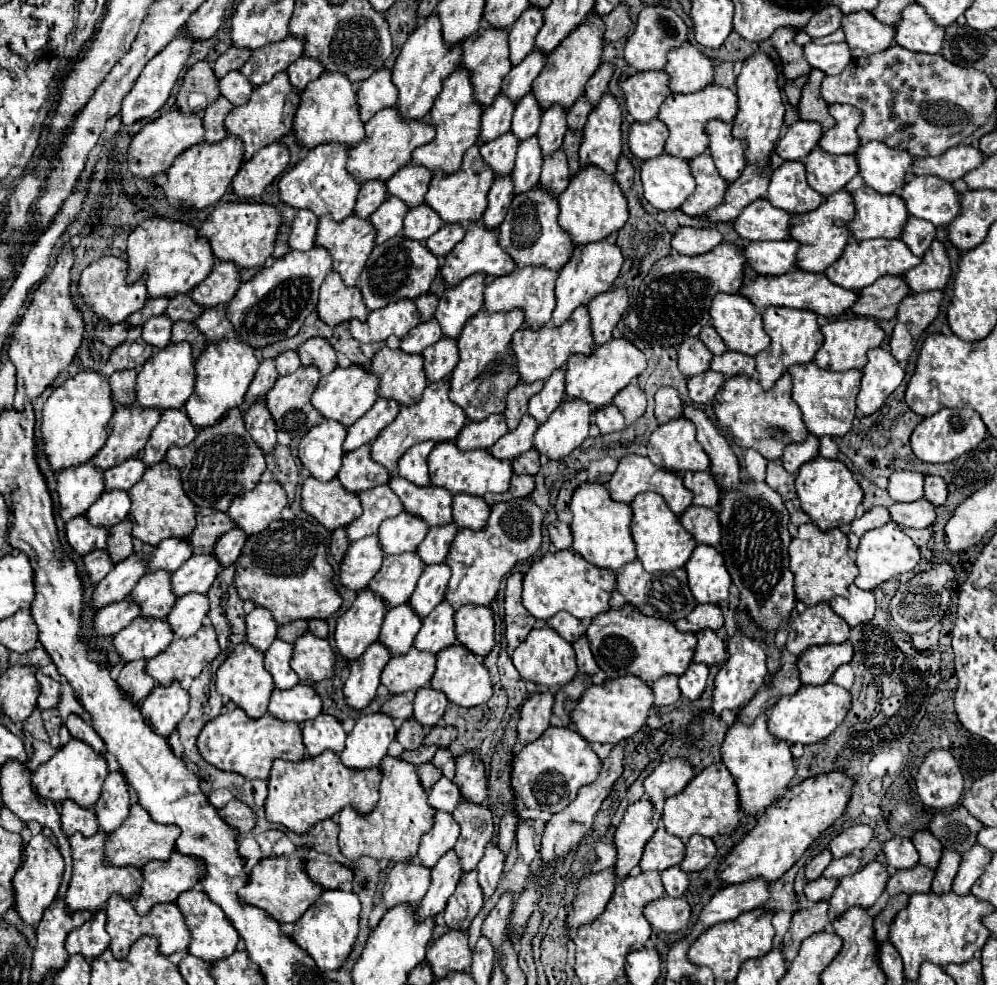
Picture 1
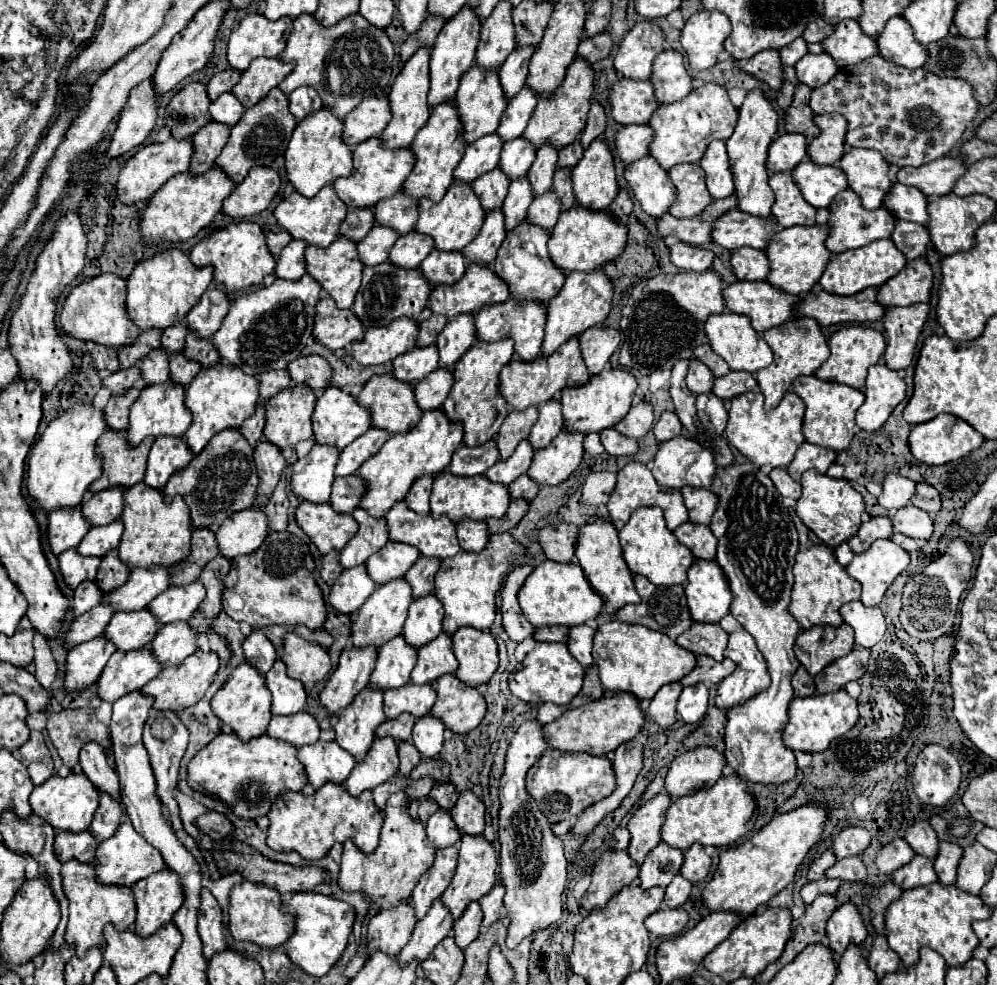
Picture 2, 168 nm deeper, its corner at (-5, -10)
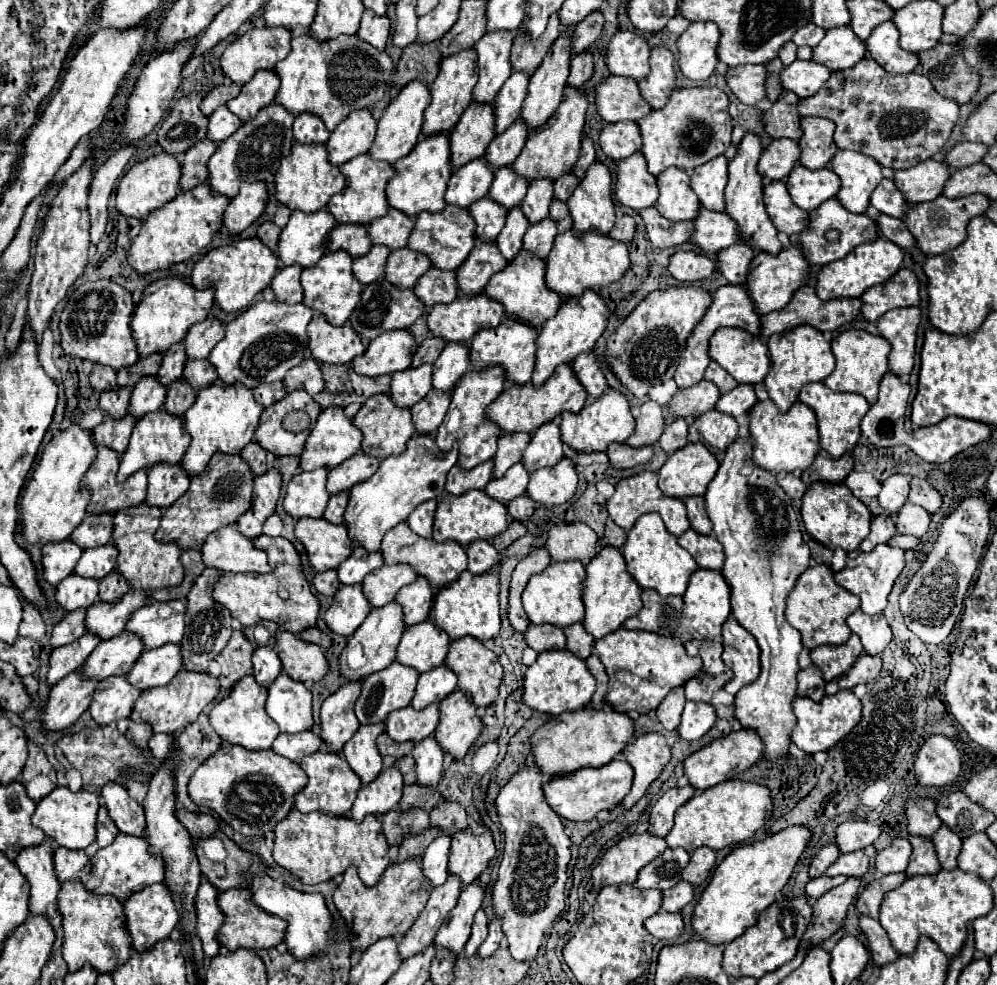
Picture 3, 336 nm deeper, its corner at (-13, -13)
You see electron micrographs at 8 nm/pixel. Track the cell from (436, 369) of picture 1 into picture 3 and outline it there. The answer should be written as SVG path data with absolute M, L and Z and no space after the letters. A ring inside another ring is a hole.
M433 389L429 395L425 395L419 403L411 407L417 433L437 433L437 427L441 425L449 409L449 399L451 399L451 391Z

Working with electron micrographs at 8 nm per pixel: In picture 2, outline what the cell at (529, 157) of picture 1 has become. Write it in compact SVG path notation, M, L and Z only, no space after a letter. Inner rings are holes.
M527 176L523 180L515 180L509 186L509 194L503 204L503 216L505 216L505 230L513 230L515 226L525 222L527 208L533 202L531 186L527 184Z

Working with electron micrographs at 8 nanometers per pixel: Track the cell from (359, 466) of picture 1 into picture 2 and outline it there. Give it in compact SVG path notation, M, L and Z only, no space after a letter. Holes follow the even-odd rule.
M357 474L347 476L347 478L345 476L335 478L329 504L335 508L335 512L351 514L357 508L363 492L365 492L365 482Z

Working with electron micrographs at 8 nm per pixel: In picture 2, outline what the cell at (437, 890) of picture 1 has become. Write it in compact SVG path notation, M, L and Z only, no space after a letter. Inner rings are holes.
M435 900L431 912L419 924L415 924L411 940L403 946L403 952L399 952L397 962L421 964L423 960L429 958L431 950L449 934L451 928L453 924L451 924L451 916L447 916L447 908L443 908L441 900Z

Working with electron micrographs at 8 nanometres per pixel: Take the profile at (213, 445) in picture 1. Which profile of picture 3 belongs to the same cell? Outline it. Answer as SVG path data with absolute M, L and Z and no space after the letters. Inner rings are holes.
M217 451L207 469L199 473L197 477L191 477L191 487L187 489L187 495L179 499L179 503L173 503L171 507L163 509L161 527L155 533L157 541L175 541L181 549L201 549L207 535L221 529L223 525L237 523L239 515L247 513L253 499L253 481L255 475L247 471L247 463L243 463L243 457L239 453L221 453Z

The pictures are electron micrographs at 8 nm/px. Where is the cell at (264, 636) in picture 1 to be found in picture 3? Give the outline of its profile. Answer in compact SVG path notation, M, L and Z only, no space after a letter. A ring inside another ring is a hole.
M257 647L253 651L253 675L259 685L269 687L271 681L275 681L281 675L281 663L279 655L275 655L275 649L271 647Z

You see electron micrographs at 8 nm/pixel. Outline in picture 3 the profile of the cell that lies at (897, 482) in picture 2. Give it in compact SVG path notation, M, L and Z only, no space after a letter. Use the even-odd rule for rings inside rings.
M891 475L889 479L883 481L883 489L877 499L879 499L879 505L889 515L895 515L907 503L907 495L911 489L909 481L911 481L909 475Z

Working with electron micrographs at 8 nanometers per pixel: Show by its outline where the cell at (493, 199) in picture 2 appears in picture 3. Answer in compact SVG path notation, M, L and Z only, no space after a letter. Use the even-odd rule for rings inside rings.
M487 195L479 201L475 201L469 207L473 219L477 221L477 239L479 241L493 241L497 239L499 231L503 229L503 223L507 219L507 211L503 211L503 207L499 207L499 203L491 203L491 199L487 199Z

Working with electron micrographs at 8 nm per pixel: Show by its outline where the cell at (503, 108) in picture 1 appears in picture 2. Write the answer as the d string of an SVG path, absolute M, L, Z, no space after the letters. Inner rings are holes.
M487 134L465 148L461 162L455 168L455 178L459 182L475 182L479 176L491 172L499 164L499 152L503 142L495 134Z

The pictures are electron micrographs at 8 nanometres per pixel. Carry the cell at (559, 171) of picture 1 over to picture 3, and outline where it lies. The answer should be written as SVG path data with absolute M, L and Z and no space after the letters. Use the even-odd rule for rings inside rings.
M547 217L547 219L539 221L539 223L533 223L527 229L527 233L523 237L523 247L527 251L533 251L539 257L541 255L547 257L551 247L553 247L555 235L557 235L557 227L555 227L555 223L551 223L551 217Z

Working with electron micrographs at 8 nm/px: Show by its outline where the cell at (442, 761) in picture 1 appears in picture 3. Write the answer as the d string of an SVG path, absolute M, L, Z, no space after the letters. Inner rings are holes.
M441 801L439 807L435 807L429 813L429 817L431 817L431 825L437 825L447 833L455 833L467 827L467 813L455 801Z

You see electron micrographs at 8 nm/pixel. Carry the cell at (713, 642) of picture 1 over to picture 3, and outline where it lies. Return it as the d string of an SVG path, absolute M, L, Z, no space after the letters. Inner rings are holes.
M727 669L721 675L697 675L683 685L685 687L685 697L689 701L711 701L713 693L717 689L721 689L731 677L733 677L731 669Z

